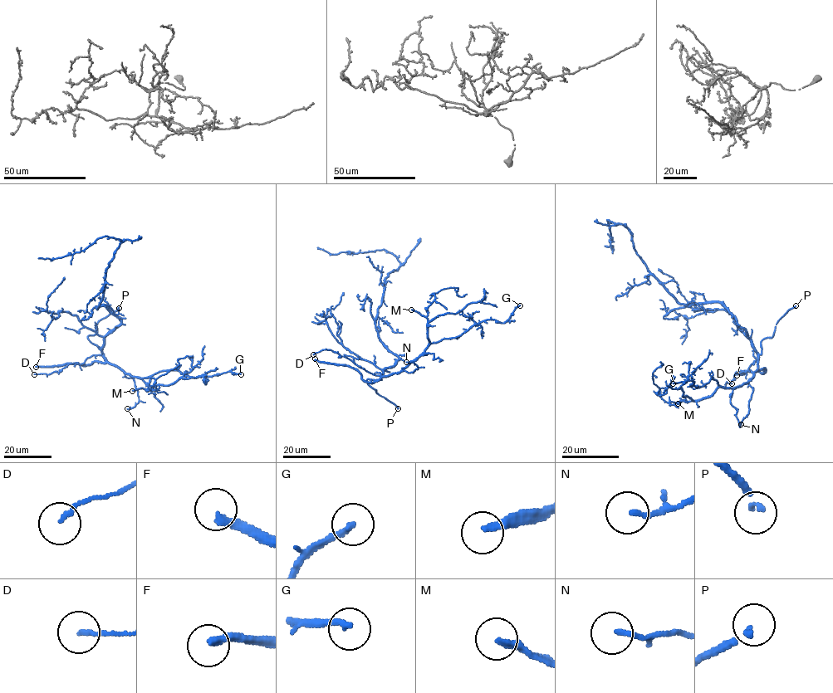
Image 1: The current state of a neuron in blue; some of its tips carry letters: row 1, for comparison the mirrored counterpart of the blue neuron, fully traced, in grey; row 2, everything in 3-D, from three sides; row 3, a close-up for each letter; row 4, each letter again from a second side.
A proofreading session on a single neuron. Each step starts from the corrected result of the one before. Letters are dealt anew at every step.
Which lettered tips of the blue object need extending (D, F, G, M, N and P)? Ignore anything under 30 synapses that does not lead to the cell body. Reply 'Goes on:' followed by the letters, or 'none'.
Goes on: F, M, P

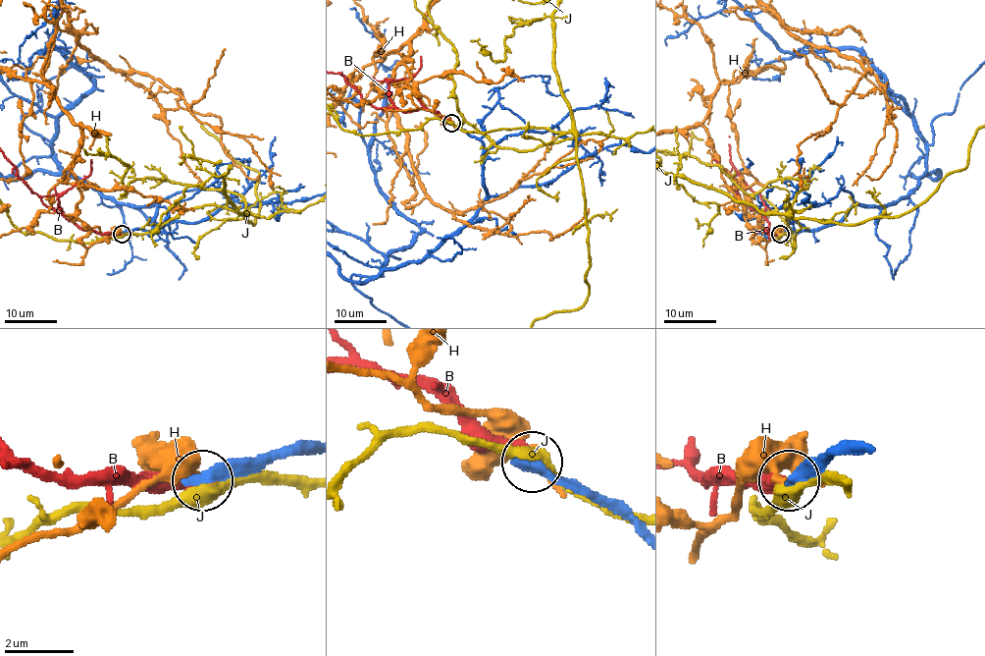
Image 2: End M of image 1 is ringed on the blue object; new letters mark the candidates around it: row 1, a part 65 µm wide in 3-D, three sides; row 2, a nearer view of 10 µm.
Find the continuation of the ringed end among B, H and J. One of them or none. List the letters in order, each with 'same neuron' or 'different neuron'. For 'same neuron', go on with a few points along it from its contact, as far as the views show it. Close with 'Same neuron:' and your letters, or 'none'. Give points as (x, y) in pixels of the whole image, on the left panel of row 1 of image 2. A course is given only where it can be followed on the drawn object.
B: same neuron
H: different neuron
J: different neuron
Same neuron: B

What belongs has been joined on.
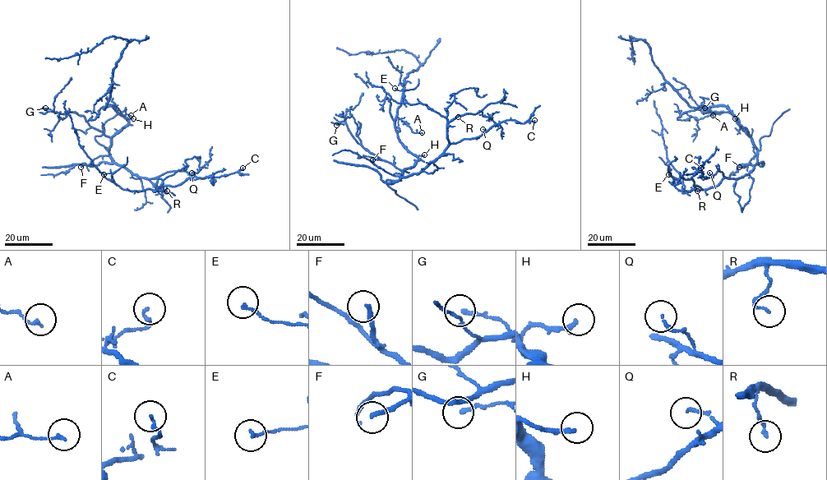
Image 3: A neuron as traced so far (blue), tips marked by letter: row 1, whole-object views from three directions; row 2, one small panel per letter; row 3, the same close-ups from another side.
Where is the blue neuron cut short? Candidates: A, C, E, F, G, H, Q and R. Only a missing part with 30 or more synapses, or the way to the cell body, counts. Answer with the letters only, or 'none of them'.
H

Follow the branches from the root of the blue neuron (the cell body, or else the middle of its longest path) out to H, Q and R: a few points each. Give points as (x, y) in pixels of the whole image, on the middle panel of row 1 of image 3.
H: (404, 170), (410, 168), (419, 159), (418, 157), (424, 154)
Q: (404, 170), (400, 177), (418, 174), (451, 143), (479, 136), (486, 131), (482, 129)
R: (404, 170), (400, 177), (418, 174), (434, 161), (448, 145), (447, 124), (458, 117)

